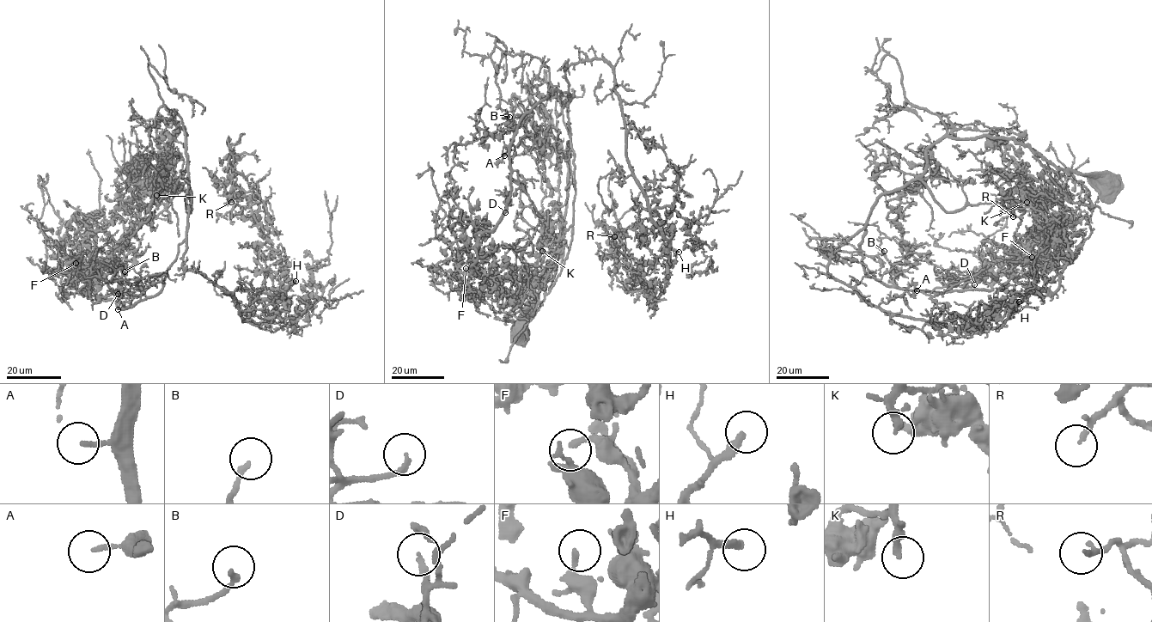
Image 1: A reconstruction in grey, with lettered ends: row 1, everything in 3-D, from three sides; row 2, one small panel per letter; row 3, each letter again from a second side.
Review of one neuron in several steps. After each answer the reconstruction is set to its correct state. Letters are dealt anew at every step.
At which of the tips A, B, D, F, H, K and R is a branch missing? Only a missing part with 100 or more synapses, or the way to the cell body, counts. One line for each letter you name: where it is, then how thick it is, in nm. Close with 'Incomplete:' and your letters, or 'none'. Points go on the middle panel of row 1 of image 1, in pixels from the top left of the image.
A: Place: (504, 155). Thickness 160 nm
D: Place: (505, 212). Thickness 190 nm
K: Place: (542, 251). Thickness 180 nm
Incomplete: A, D, K

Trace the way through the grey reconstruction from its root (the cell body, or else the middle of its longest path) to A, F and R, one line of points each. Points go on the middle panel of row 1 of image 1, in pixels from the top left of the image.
A: (522, 329), (525, 309), (550, 276), (562, 239), (569, 94), (551, 91), (535, 104), (504, 155)
F: (522, 329), (562, 239), (568, 93), (551, 91), (520, 122), (508, 209), (466, 268)
R: (522, 329), (562, 239), (566, 64), (600, 58), (612, 69), (628, 166), (669, 242), (656, 300), (614, 236)

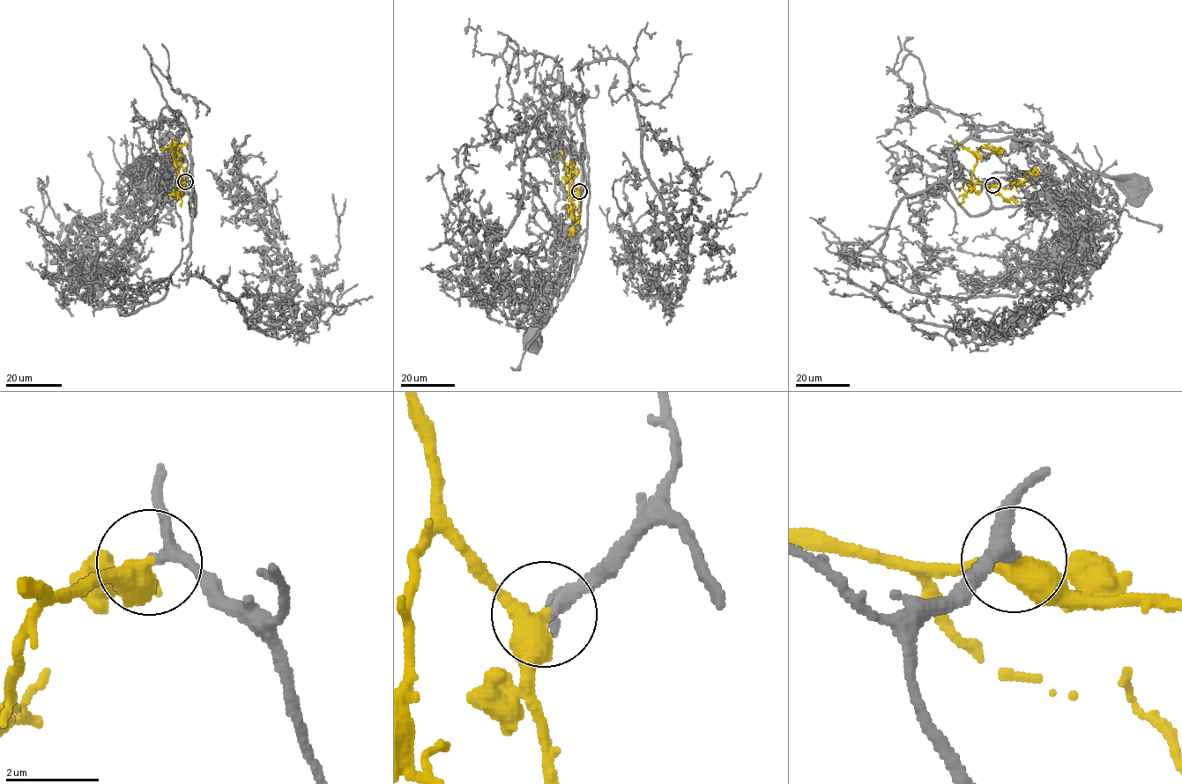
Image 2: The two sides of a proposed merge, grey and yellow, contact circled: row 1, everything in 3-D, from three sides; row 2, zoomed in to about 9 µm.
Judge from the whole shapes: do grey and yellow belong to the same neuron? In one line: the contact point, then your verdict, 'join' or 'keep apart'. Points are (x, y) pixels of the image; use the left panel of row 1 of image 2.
at (185, 181); join

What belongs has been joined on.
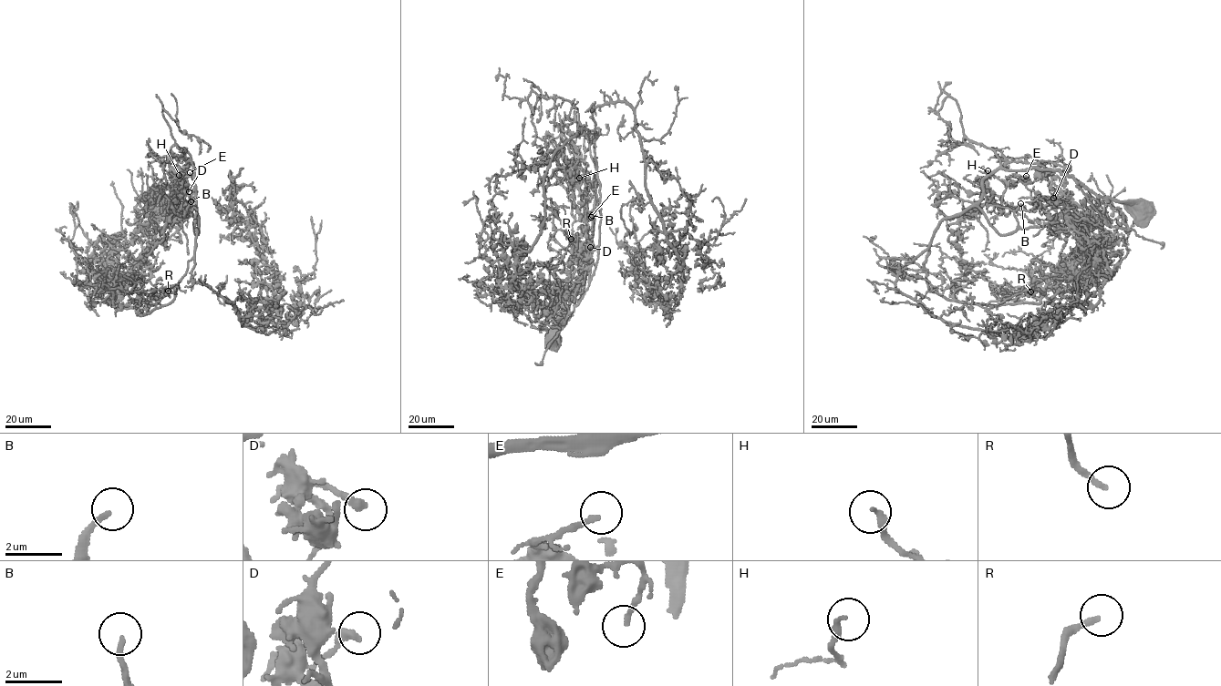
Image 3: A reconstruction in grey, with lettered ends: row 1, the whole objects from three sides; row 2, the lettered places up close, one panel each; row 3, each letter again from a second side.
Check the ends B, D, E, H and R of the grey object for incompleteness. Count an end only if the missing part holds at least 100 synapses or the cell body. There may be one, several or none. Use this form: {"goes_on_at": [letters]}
{"goes_on_at": ["B", "R"]}

